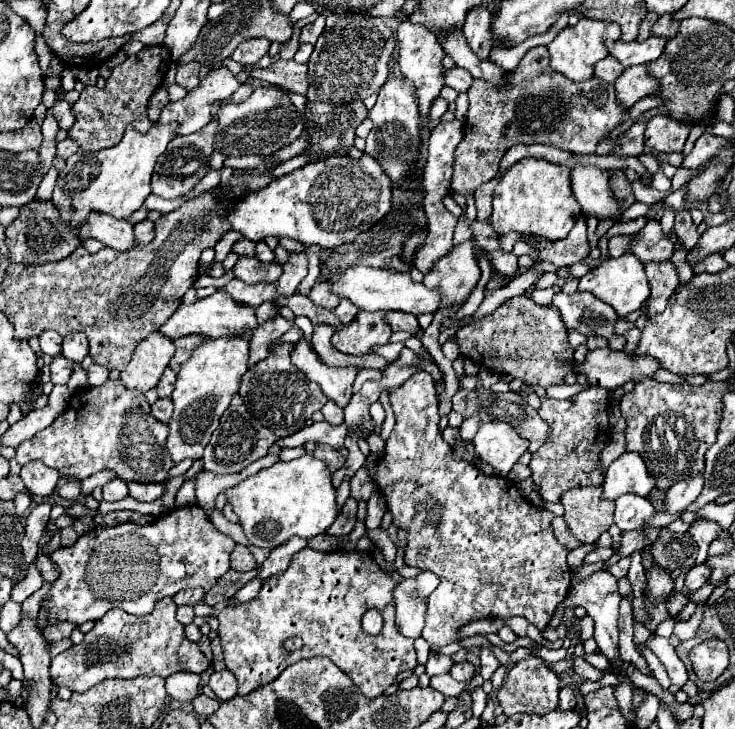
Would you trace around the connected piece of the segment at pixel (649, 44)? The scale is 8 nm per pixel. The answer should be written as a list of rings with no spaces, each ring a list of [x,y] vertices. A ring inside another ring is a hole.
[[[650,37],[646,41],[608,41],[606,47],[610,51],[612,57],[616,57],[624,67],[632,67],[632,65],[642,65],[642,63],[650,63],[656,61],[666,45],[666,37]]]

